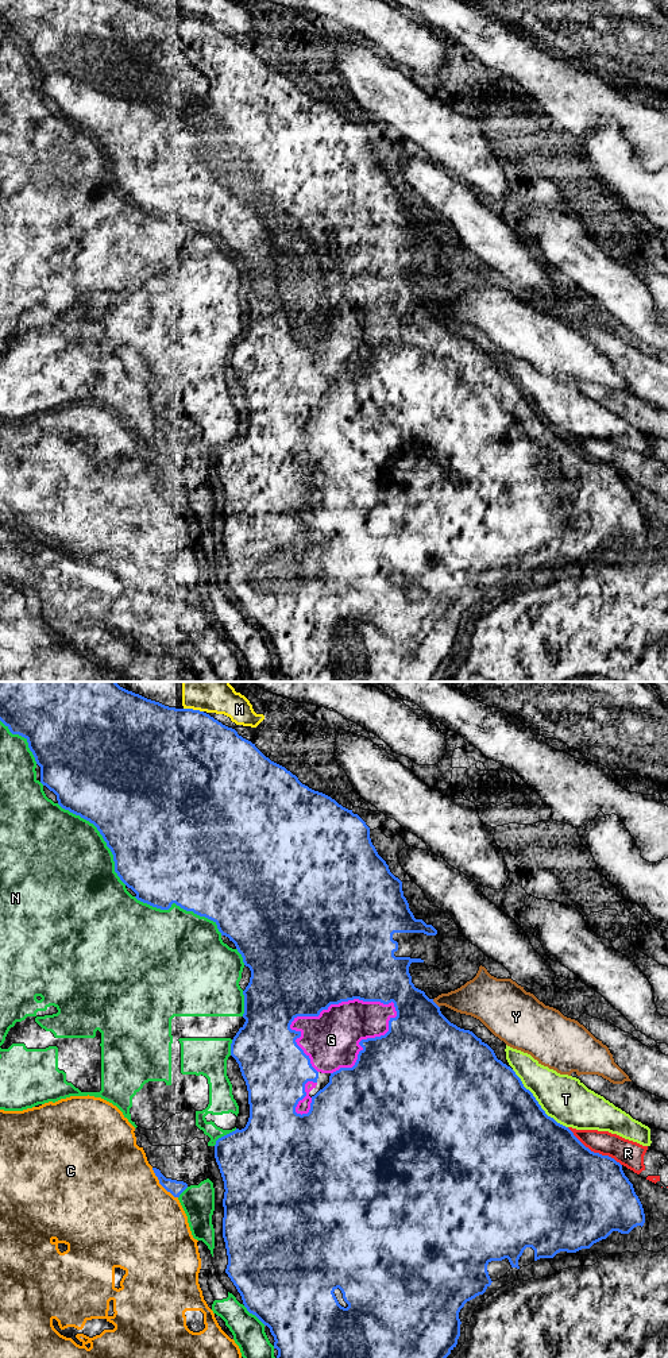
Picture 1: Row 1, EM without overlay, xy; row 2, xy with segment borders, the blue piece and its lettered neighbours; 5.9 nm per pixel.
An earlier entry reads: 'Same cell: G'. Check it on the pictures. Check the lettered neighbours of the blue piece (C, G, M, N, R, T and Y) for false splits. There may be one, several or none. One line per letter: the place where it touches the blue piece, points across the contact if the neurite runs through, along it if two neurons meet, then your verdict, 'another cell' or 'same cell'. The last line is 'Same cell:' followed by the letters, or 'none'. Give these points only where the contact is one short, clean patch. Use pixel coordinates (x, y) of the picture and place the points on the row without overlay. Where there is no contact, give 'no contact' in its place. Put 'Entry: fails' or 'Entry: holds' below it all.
C: meets blue in xy at (161, 493); another cell
G: meets blue in xy at (340, 311); same cell
M: meets blue in xy at (192, 18); another cell
N: meets blue in xy at (103, 146); another cell
R: meets blue in xy at (593, 460); another cell
T: meets blue in xy at (537, 411); another cell
Y: meets blue in xy at (435, 312); another cell
Same cell: G
Entry: holds

